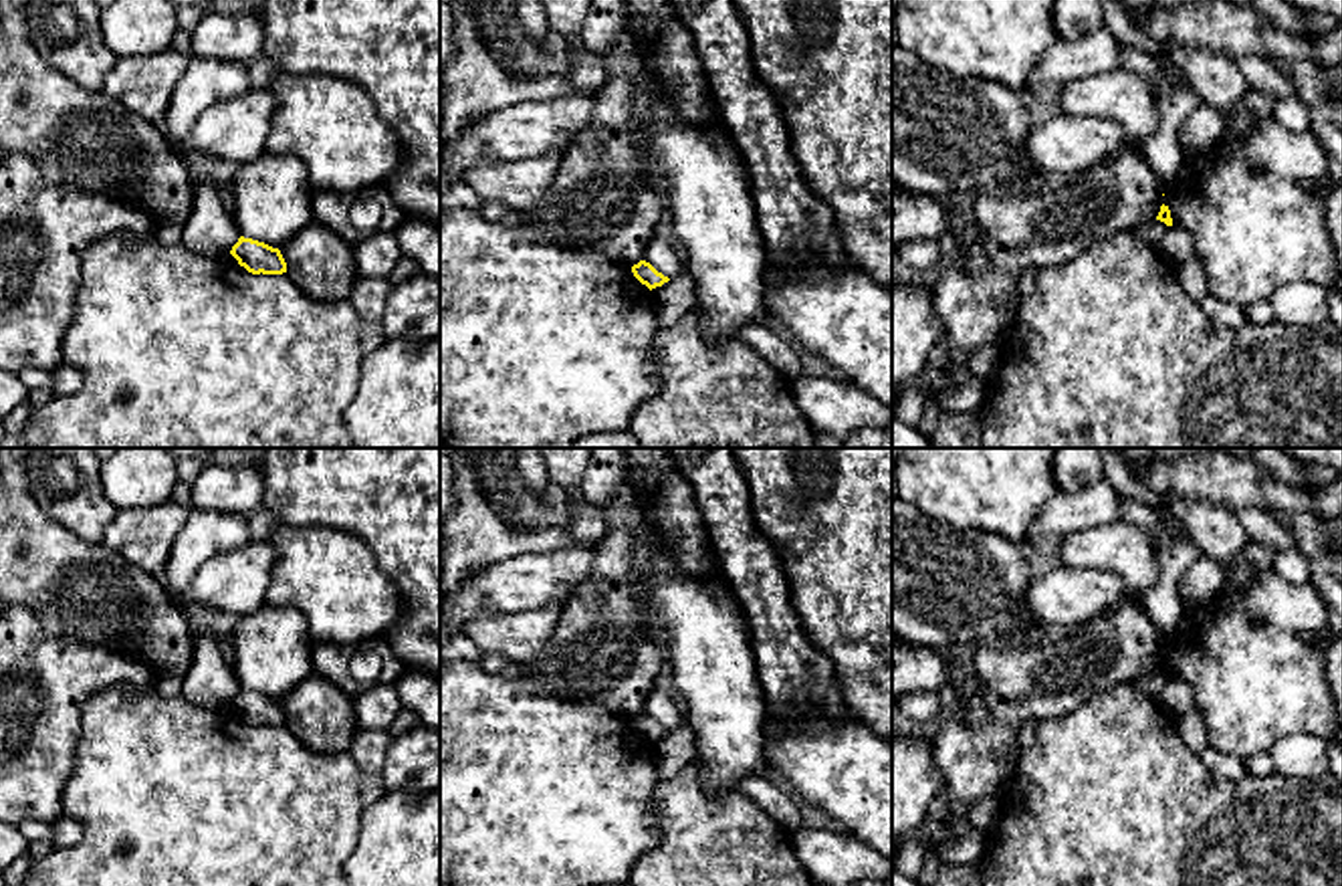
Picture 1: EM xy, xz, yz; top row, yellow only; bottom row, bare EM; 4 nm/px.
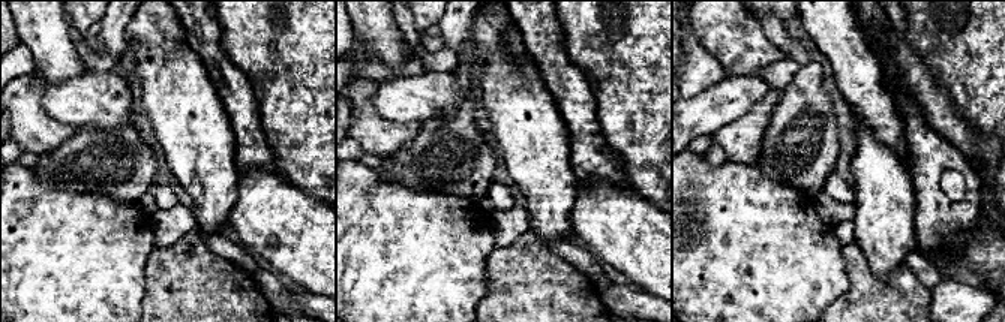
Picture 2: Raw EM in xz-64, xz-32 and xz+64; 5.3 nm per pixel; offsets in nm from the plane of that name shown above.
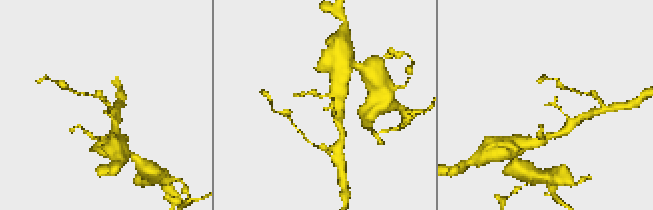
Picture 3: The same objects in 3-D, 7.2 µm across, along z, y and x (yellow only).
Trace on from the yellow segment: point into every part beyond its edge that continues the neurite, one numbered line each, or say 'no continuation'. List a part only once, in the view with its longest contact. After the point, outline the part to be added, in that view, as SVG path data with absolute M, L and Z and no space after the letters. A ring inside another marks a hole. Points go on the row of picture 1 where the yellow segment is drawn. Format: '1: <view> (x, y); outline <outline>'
no continuation

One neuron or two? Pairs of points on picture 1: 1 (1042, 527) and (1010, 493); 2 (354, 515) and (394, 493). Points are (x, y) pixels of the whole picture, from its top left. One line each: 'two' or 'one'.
1: two
2: one

